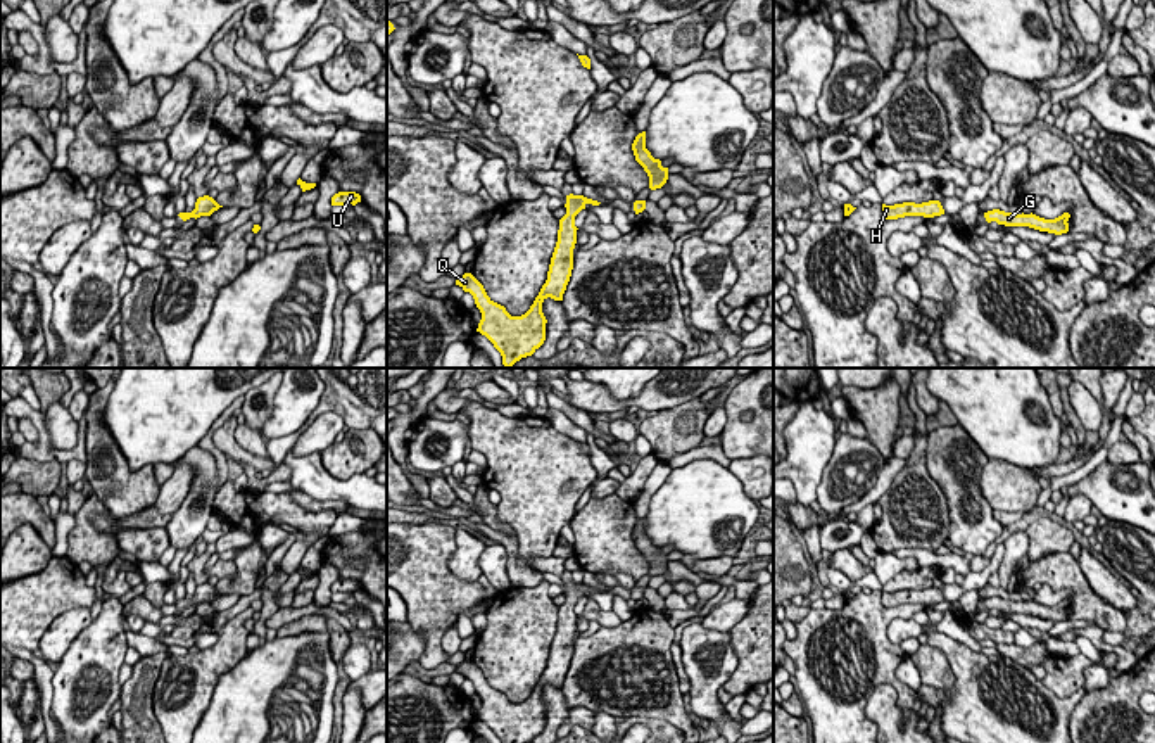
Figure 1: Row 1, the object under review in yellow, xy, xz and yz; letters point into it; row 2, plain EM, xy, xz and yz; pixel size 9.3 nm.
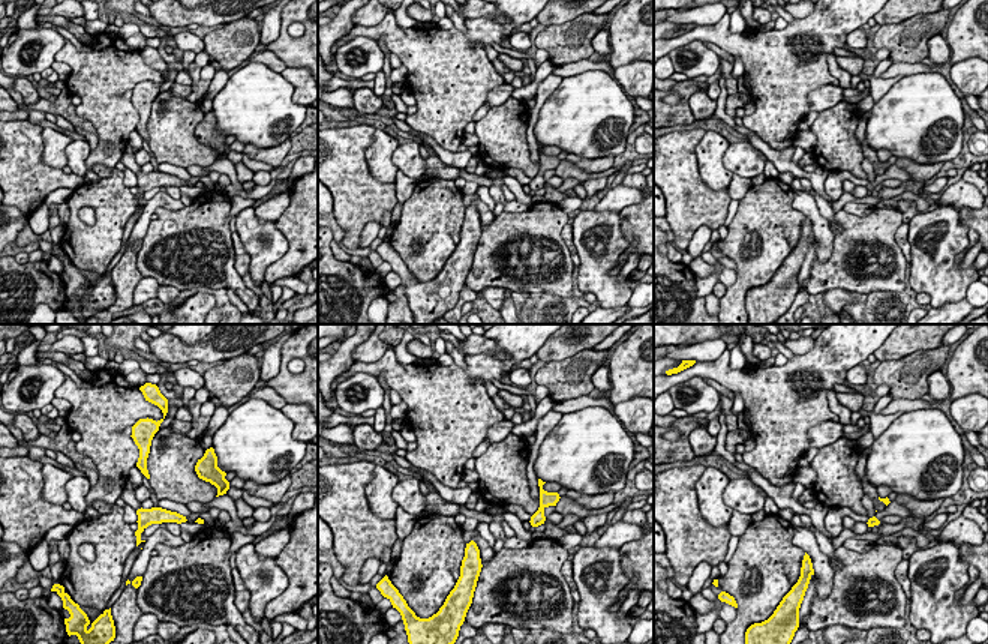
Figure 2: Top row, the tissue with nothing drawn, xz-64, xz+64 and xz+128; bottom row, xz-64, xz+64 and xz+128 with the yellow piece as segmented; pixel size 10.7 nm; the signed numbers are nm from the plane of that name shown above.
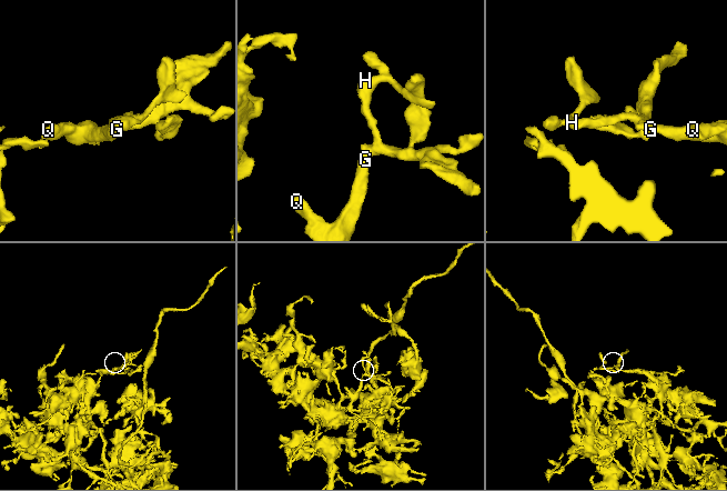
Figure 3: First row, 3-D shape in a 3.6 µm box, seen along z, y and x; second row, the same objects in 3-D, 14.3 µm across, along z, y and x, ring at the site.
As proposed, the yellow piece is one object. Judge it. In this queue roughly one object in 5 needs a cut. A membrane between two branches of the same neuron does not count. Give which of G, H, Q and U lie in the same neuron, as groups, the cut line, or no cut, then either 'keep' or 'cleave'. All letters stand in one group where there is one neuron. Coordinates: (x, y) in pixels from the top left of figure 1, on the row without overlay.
groups G H Q U; cut none; keep

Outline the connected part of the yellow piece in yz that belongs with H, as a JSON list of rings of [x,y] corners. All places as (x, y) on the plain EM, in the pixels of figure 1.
[[[929,587],[922,591],[915,589],[903,589],[894,593],[882,591],[882,605],[884,606],[898,606],[905,603],[924,603],[934,605],[944,601],[944,596],[939,587]]]

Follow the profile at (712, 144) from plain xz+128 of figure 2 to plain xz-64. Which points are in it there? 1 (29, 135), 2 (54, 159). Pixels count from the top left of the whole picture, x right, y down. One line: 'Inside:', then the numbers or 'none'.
Inside: 2

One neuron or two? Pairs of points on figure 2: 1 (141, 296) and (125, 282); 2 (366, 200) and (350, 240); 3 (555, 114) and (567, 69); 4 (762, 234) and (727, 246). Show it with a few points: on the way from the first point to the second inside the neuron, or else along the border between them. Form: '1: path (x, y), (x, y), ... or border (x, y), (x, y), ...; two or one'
1: border (141, 276), (135, 287), (132, 303); two
2: path (356, 210), (353, 213), (353, 230); one
3: border (600, 69), (585, 69), (564, 78); two
4: path (753, 240), (736, 245); one

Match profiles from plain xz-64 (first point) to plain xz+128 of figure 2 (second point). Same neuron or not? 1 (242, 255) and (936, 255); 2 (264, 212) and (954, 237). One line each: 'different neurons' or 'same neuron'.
1: different neurons
2: different neurons

